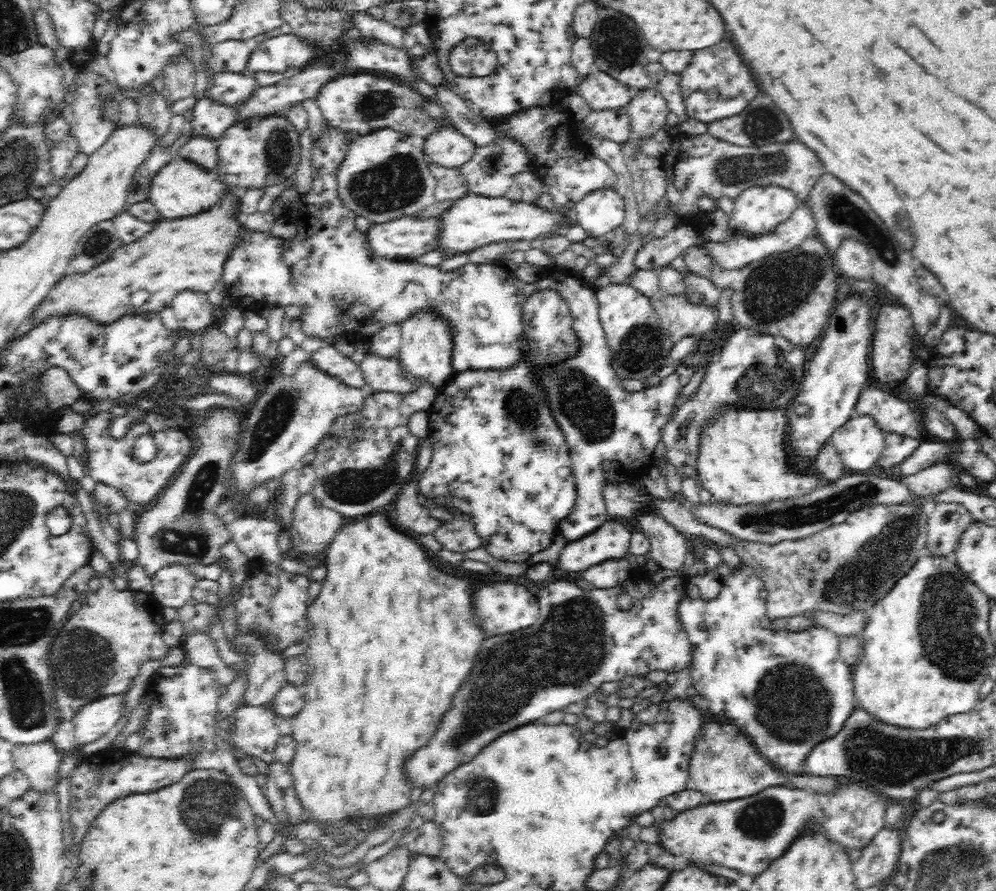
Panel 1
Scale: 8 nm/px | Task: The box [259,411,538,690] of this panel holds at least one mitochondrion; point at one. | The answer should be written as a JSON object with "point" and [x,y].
{"point":[353,486]}

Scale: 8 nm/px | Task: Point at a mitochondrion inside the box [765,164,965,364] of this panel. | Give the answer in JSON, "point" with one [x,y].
{"point":[838,208]}

